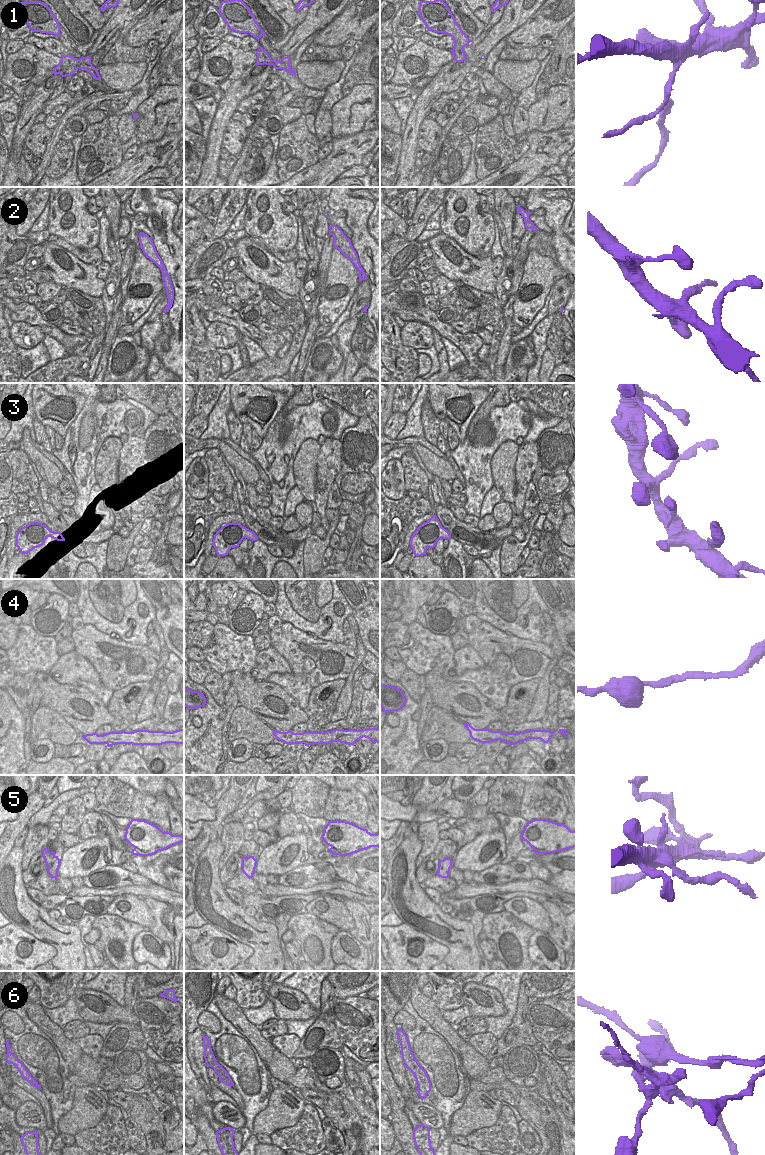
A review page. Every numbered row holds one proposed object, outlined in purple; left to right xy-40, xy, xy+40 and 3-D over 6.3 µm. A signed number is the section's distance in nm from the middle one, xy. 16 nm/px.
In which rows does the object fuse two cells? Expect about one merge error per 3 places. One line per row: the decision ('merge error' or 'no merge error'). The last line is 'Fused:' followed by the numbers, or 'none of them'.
1: merge error
2: no merge error
3: no merge error
4: no merge error
5: merge error
6: merge error
Fused: 1, 5, 6

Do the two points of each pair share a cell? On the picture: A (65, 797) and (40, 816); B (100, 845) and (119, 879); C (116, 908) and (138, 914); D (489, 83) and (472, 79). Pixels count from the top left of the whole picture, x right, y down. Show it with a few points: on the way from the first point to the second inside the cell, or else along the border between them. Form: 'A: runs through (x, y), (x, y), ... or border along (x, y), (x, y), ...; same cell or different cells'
A: runs through (59, 800), (46, 812); same cell
B: border along (108, 863), (87, 875); different cells
C: runs through (121, 910), (133, 910); same cell
D: border along (472, 70), (479, 77); different cells

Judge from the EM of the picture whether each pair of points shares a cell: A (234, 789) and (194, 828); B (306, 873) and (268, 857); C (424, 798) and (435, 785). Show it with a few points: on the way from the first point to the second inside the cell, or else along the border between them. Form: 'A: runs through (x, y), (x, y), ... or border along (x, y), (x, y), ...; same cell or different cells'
A: border along (204, 821), (200, 832), (194, 839); different cells
B: border along (304, 864), (278, 875); different cells
C: runs through (426, 795), (432, 788); same cell

